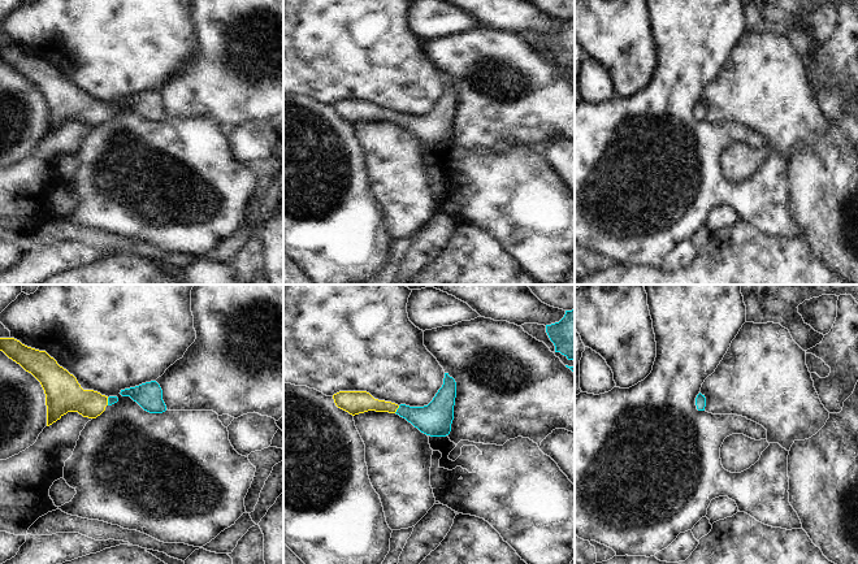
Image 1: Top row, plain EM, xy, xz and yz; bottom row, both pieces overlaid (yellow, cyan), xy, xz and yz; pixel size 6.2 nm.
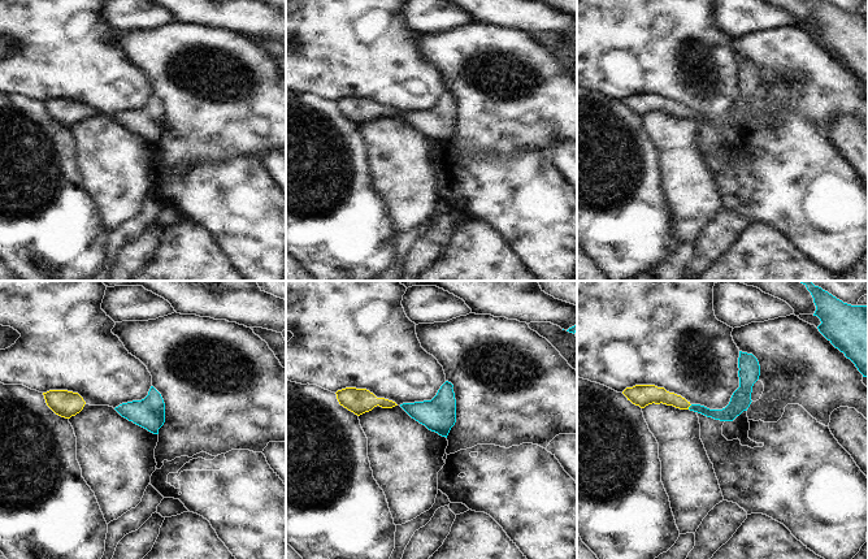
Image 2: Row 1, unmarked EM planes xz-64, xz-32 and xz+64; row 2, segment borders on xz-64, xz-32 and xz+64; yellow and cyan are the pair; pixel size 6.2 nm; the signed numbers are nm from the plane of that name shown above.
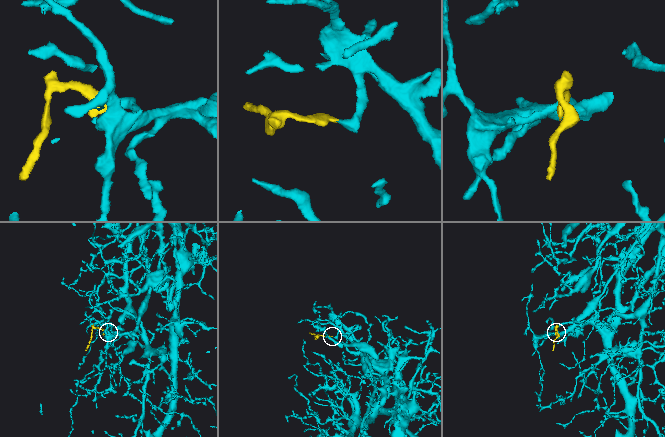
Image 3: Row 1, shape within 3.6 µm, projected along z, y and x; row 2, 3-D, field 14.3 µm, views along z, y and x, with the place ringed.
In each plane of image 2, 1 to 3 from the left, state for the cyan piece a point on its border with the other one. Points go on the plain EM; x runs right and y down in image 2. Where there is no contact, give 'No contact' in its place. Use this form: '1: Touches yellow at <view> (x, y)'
1: No contact
2: No contact
3: Touches yellow at xz+64 (689, 115)

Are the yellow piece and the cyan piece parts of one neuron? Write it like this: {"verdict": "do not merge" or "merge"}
{"verdict": "merge"}

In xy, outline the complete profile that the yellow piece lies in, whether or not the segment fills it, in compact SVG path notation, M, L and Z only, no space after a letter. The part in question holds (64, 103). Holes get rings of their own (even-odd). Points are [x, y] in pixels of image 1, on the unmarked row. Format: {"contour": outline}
{"contour": "M0 47L0 60L40 91L46 103L47 135L68 121L96 127L107 114L118 110L117 105L108 107L94 99L83 99L77 87L46 60L27 56L14 47Z"}

